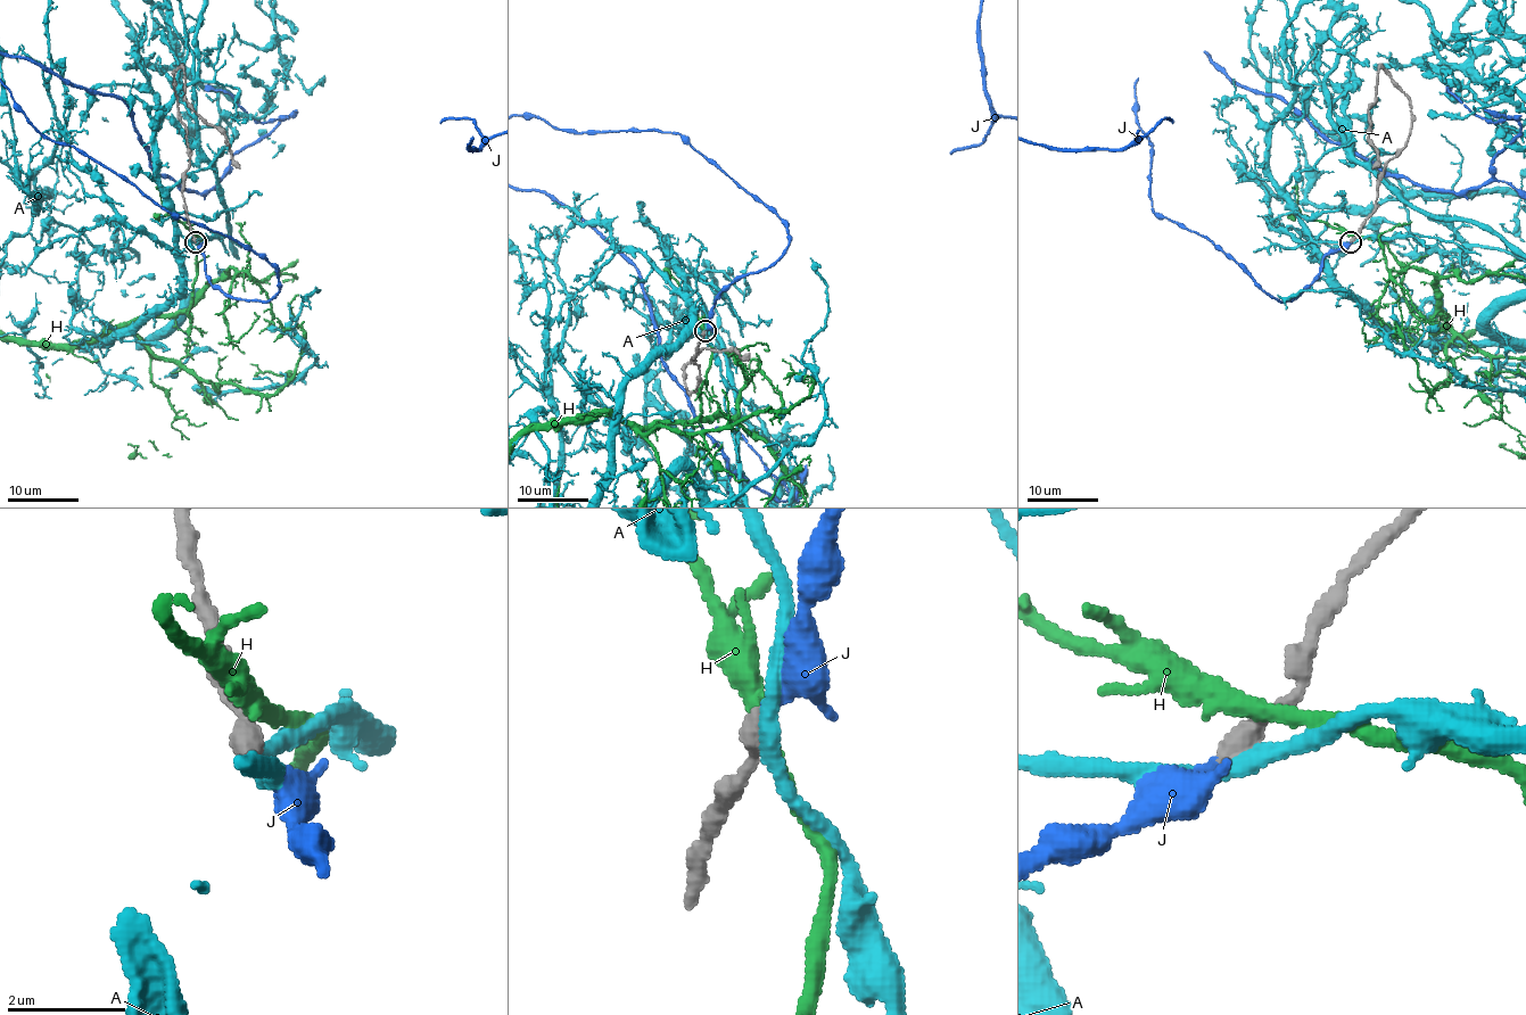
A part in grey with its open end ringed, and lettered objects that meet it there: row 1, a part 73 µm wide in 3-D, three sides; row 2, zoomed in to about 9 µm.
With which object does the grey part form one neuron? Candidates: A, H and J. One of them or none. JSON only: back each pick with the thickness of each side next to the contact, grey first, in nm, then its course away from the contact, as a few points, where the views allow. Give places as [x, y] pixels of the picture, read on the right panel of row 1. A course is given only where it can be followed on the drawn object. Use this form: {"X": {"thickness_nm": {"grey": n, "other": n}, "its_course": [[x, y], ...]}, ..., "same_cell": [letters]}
{"J": {"thickness_nm": {"grey": 400, "other": 200}}, "same_cell": ["J"]}

